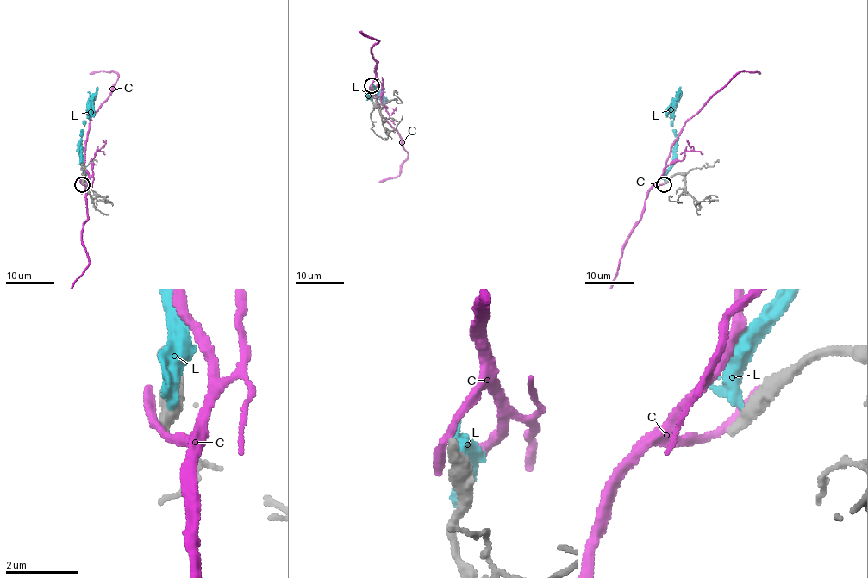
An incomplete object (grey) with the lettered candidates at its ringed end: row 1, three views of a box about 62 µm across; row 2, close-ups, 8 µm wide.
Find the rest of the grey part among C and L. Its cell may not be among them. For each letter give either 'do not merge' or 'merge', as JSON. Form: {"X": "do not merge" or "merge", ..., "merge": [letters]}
{"C": "do not merge", "L": "do not merge", "merge": []}

